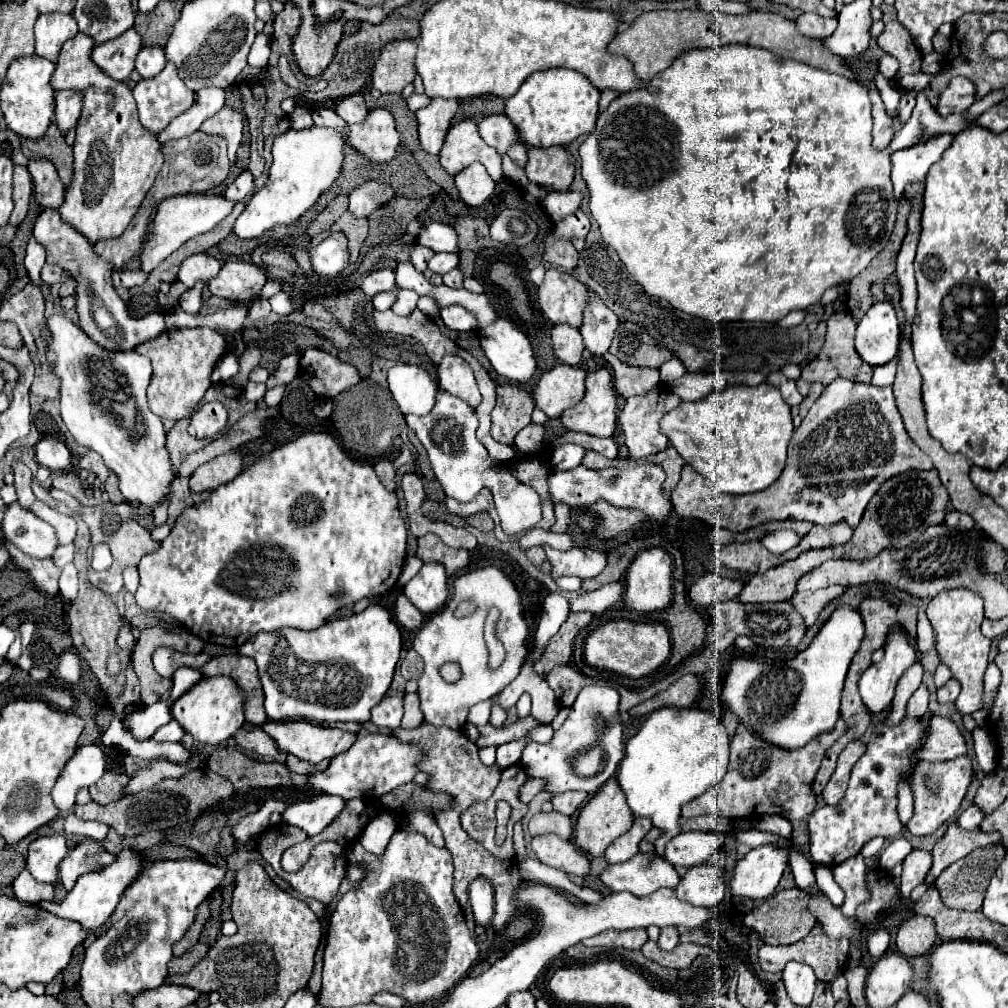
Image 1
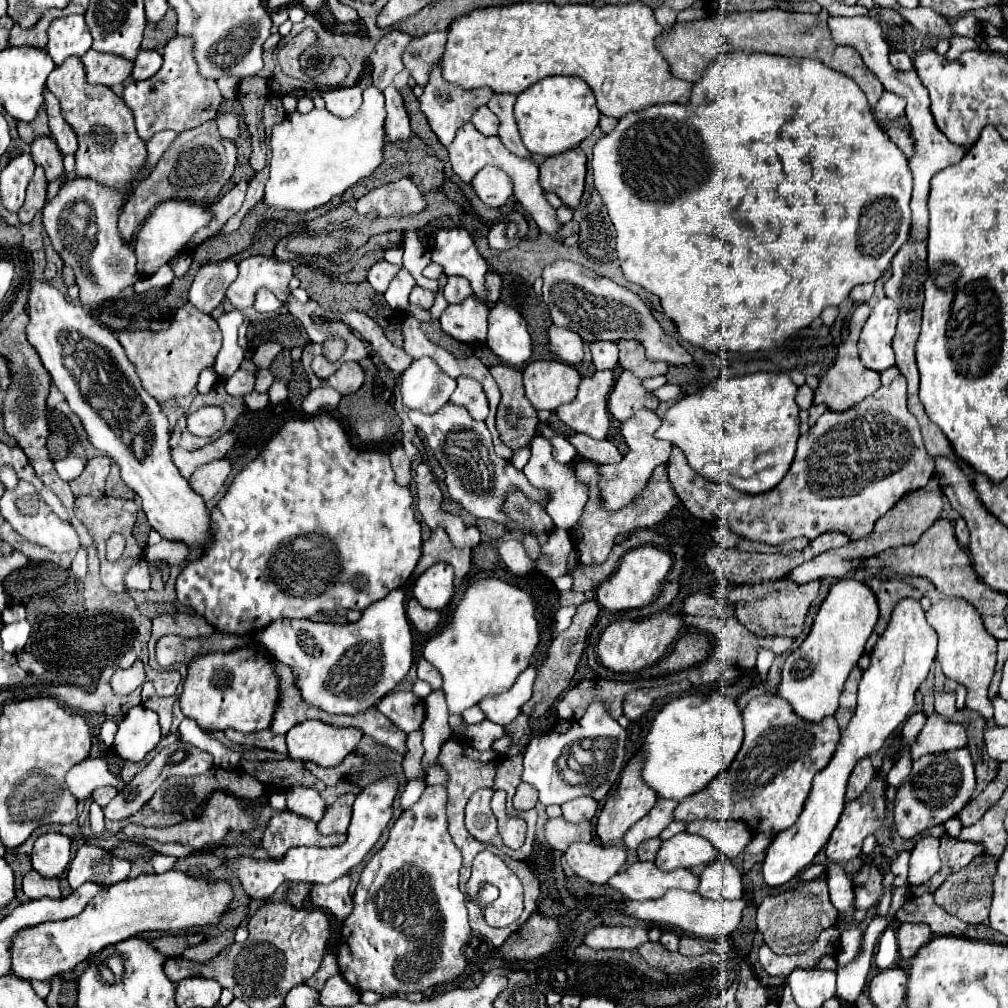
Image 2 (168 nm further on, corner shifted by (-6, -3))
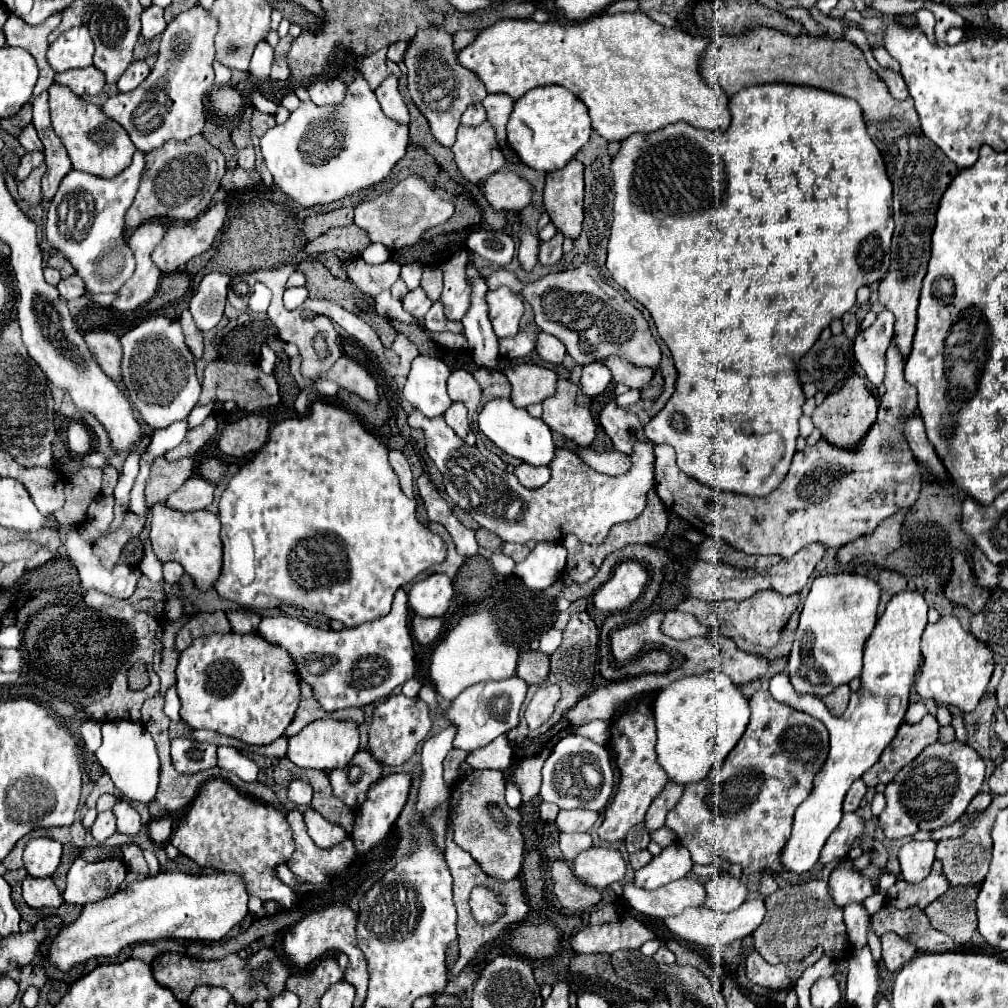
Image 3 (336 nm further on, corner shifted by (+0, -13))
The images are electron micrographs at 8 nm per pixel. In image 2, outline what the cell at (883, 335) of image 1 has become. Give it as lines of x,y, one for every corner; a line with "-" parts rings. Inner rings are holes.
885,297
873,307
873,313
869,315
867,323
861,329
857,343
859,357
861,363
873,371
881,373
891,365
895,365
895,353
891,341
895,337
897,317
899,307
895,305
893,299

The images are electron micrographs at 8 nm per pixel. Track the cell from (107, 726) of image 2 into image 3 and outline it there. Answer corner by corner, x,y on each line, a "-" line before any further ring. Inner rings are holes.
89,719
83,721
83,725
81,725
81,739
83,739
87,751
95,753
95,749
101,743
101,725
97,721
89,721

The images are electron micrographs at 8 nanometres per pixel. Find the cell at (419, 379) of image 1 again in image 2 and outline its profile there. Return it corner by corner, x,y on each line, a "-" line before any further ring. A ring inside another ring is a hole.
417,359
401,375
403,405
421,413
435,413
449,403
455,391
455,379
441,371
441,367
429,359

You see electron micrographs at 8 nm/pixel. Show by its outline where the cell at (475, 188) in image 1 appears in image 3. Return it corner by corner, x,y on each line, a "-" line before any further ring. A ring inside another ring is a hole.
497,171
489,177
485,187
485,197
493,205
493,209
501,211
521,211
527,205
531,205
535,187
519,177
513,171

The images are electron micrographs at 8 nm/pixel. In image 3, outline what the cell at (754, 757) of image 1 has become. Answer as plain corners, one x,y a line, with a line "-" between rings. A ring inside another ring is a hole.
769,691
753,693
749,703
751,721
733,753
729,753
721,765
713,767
705,781
685,787
679,803
667,813
665,825
677,835
677,843
691,851
693,863
719,865
729,861
731,865
741,865
743,875
753,875
767,869
773,873
783,873
781,849
789,839
795,809
805,801
805,797
809,797
809,791
813,791
813,777
825,763
829,751
829,733
821,721
775,701

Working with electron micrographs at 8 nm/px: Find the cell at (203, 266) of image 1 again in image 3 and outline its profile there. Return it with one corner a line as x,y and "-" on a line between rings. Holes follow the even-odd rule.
209,273
191,297
189,311
201,331
211,331
223,317
231,279
225,273

